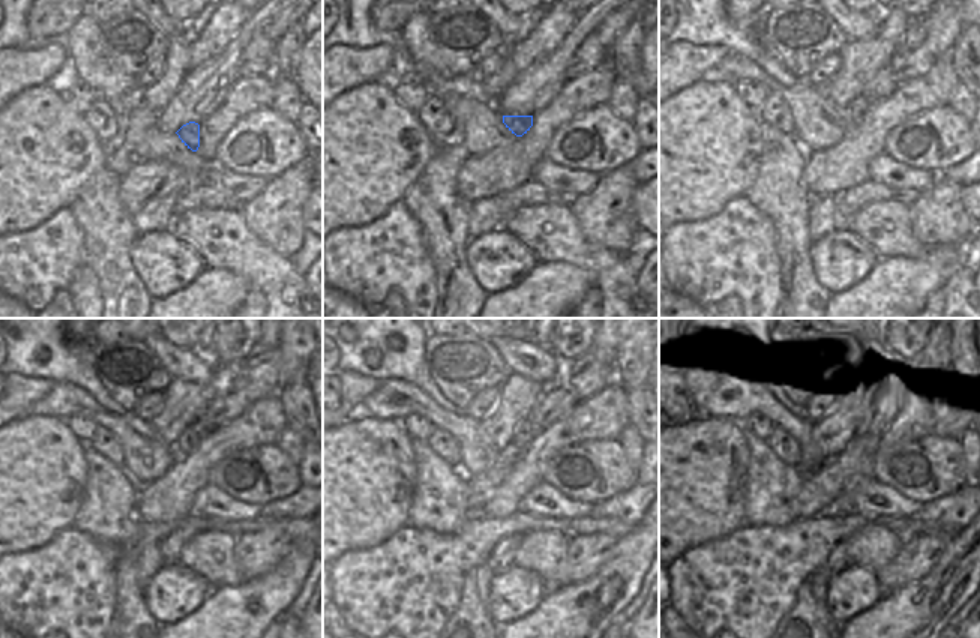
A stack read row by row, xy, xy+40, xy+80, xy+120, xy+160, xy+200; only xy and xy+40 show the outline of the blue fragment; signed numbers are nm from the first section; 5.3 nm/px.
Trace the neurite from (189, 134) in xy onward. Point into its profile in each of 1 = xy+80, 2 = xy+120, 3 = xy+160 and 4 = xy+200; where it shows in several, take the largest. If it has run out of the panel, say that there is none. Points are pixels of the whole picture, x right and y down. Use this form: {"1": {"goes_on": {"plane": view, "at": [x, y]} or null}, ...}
{"1": {"goes_on": {"plane": "xy+80", "at": [857, 111]}}, "2": {"goes_on": {"plane": "xy+120", "at": [191, 437]}}, "3": {"goes_on": {"plane": "xy+160", "at": [526, 431]}}, "4": {"goes_on": {"plane": "xy+200", "at": [866, 406]}}}

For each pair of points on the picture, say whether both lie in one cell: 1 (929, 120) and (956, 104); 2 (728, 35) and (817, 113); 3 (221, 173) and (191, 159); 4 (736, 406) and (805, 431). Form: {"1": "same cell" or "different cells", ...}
{"1": "different cells", "2": "different cells", "3": "different cells", "4": "same cell"}

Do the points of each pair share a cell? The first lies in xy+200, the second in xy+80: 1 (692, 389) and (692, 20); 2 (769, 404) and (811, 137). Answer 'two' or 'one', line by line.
1: two
2: one

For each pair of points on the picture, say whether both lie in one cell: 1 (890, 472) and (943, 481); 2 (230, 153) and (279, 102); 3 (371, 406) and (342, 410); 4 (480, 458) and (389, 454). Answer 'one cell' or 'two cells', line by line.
1: one cell
2: two cells
3: two cells
4: two cells

